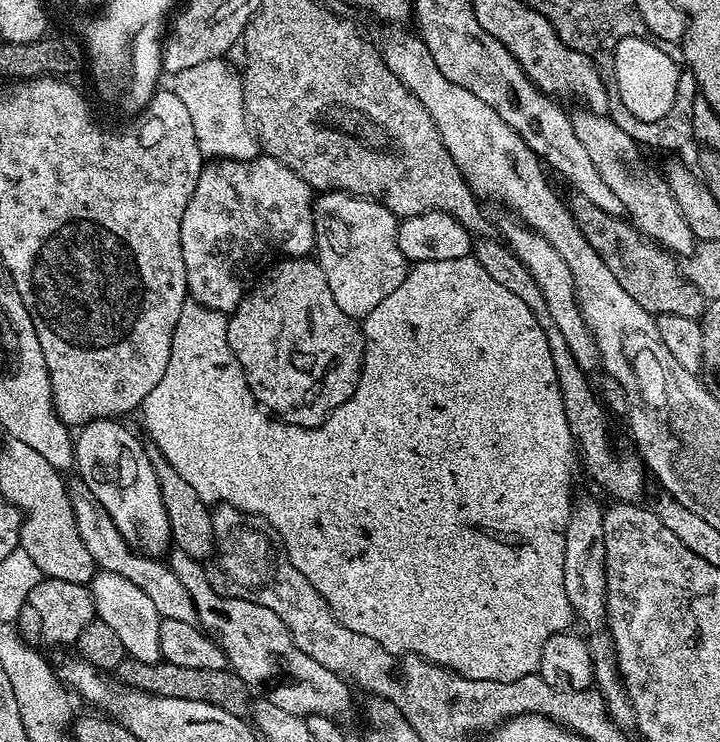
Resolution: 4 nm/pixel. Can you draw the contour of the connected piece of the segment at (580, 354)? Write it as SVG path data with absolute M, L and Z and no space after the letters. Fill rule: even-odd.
M504 214L500 224L498 220L498 232L501 232L499 235L503 243L507 244L526 266L526 270L538 284L538 290L542 290L542 298L546 298L546 308L550 310L550 316L554 318L554 324L561 331L562 338L566 338L566 346L570 354L574 354L578 366L586 373L591 373L592 368L599 369L602 363L598 342L594 340L594 334L590 334L590 326L586 326L586 318L582 318L582 310L578 306L576 297L574 274L570 274L570 266L566 266L562 254L558 254L558 250L554 250L554 246L550 246L550 242L546 242L542 234L525 226L514 214Z

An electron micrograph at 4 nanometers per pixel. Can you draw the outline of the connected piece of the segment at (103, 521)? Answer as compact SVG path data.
M78 478L69 479L67 489L70 506L73 507L74 520L77 522L78 535L82 538L82 543L90 552L94 562L103 571L122 574L122 578L134 582L134 586L138 586L138 590L143 590L150 597L154 610L158 610L158 614L163 619L193 622L192 599L186 586L182 586L182 582L178 582L172 568L165 561L163 564L163 559L146 556L142 552L133 550L114 526L114 518L110 518L110 514L106 514L102 502L98 502L92 497L90 486L86 486L86 482L82 482Z

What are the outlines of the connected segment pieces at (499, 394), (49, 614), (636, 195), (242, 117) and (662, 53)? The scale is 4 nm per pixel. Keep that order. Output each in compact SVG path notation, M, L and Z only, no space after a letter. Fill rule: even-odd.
M467 256L466 258L454 258L450 262L412 264L402 286L398 286L398 290L386 294L386 298L382 298L382 302L378 302L378 306L374 306L374 310L370 310L370 314L363 317L362 331L364 334L364 365L360 371L360 381L354 394L342 406L331 409L326 419L318 427L300 428L297 424L286 424L283 420L269 414L254 398L254 394L246 382L246 374L242 370L238 358L234 358L234 350L230 350L228 316L195 302L184 303L182 314L178 318L178 326L174 330L174 338L170 346L170 362L166 362L166 374L162 374L158 386L154 386L154 390L150 390L150 394L146 394L142 405L144 428L148 431L149 436L147 439L158 446L158 450L164 455L166 462L170 462L170 466L174 466L174 470L178 470L178 474L182 474L182 478L186 478L186 482L190 482L190 486L194 486L194 490L198 490L198 494L203 500L216 504L229 504L243 512L264 516L266 522L270 522L270 526L274 526L274 530L278 530L280 540L284 543L284 549L294 562L298 574L302 574L302 578L306 578L306 582L310 582L310 586L314 586L314 590L318 590L318 594L322 594L322 598L330 606L334 618L338 618L338 622L342 622L342 626L346 626L346 630L354 630L358 634L366 634L366 638L374 638L374 642L378 642L378 646L382 646L387 652L393 652L399 656L420 656L424 660L429 660L431 664L440 664L444 668L449 668L451 672L457 672L466 678L489 680L490 682L514 682L518 678L537 675L539 673L539 658L542 657L542 648L545 646L546 640L551 635L569 631L570 625L568 623L573 623L574 620L572 606L566 596L566 585L563 581L566 528L574 503L574 495L572 496L574 441L570 422L566 418L566 410L562 404L558 374L554 370L554 358L550 356L550 346L546 342L546 334L542 330L542 326L538 326L538 318L534 318L530 306L526 306L526 302L522 302L522 298L510 294L510 290L503 288L499 282L494 282L494 278L490 278L490 274L486 274L486 270L482 270L482 266L475 258Z
M44 578L41 579L38 586L34 586L34 590L30 590L30 594L22 606L18 631L21 639L29 646L41 646L40 644L68 644L68 646L72 646L75 645L78 634L82 634L82 630L86 630L86 626L94 619L95 615L96 607L92 601L92 594L85 585Z
M587 110L575 113L572 125L574 134L578 134L582 146L586 146L586 151L590 153L594 166L598 166L598 174L602 174L606 186L618 194L625 213L638 231L679 257L691 256L698 243L697 238L690 226L686 226L686 218L682 218L682 210L678 210L678 202L674 202L674 194L670 194L667 179L648 173L647 168L639 162L641 149L632 136L618 127L611 115L593 114Z
M221 58L210 62L198 62L198 66L190 66L186 70L175 73L171 77L170 91L178 94L178 98L186 105L190 113L190 122L194 122L194 134L200 143L200 150L205 157L216 160L254 160L261 155L260 141L254 135L254 129L244 111L244 82L234 69L228 65L227 59Z
M634 36L634 37L626 37L622 38L620 42L615 46L613 52L611 53L610 59L612 59L612 66L614 68L614 78L616 80L616 88L614 84L614 90L616 93L616 90L618 92L618 98L617 100L619 102L619 105L630 111L630 114L633 114L636 118L638 118L639 121L645 121L648 124L657 124L661 123L664 119L667 119L668 116L670 116L673 113L673 108L676 98L678 96L678 86L680 84L680 72L678 70L677 64L674 62L673 58L667 53L669 52L667 49L664 49L659 43L656 43L655 41L652 41L651 39L648 39L644 36Z

